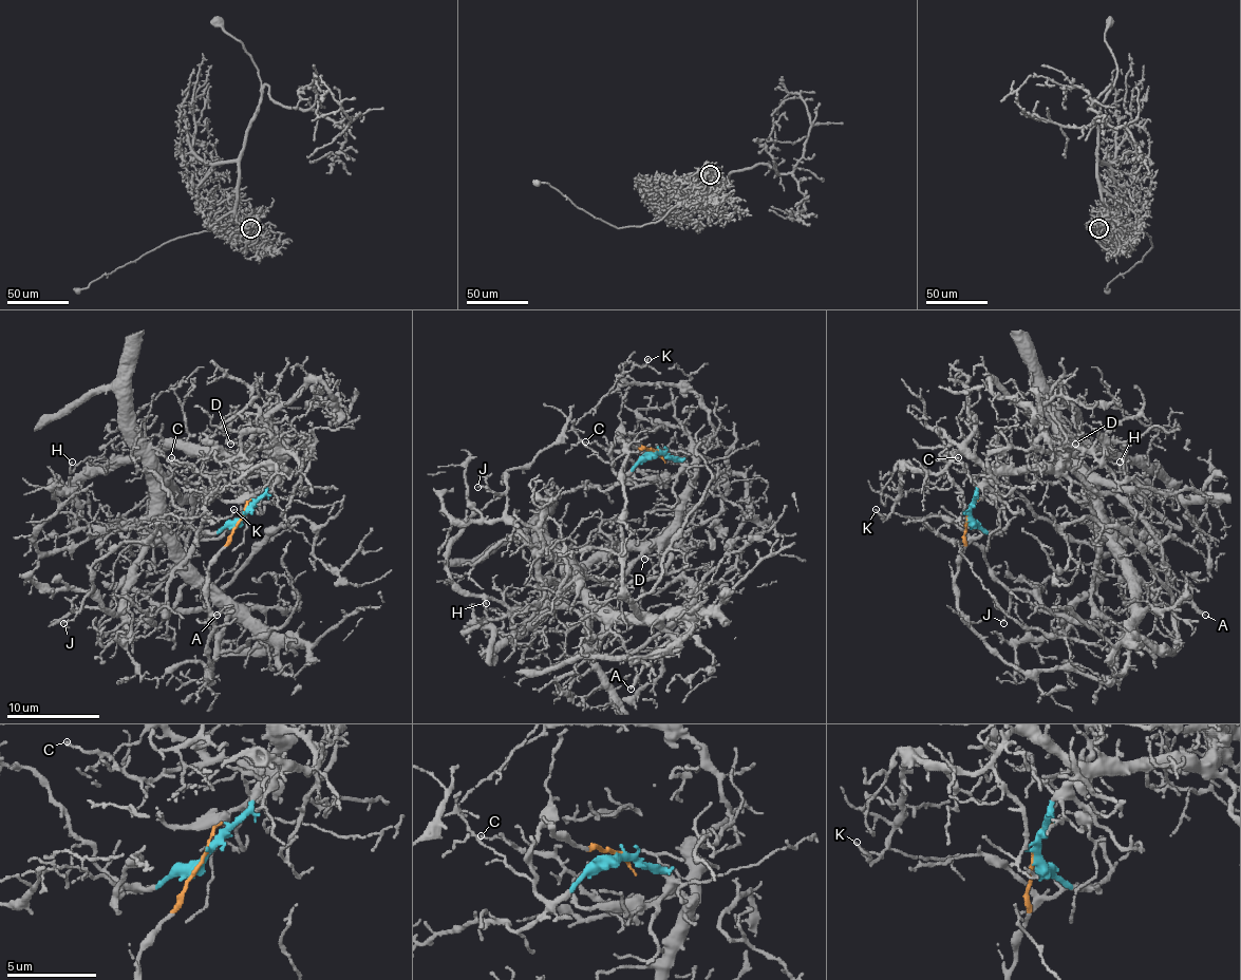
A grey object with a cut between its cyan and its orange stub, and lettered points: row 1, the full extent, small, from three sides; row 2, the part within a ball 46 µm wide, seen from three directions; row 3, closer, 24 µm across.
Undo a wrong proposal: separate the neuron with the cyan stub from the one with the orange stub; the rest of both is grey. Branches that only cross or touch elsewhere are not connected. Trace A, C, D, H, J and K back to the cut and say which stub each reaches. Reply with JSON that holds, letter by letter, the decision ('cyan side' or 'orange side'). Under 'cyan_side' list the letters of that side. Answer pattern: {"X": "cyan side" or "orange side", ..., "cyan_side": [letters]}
{"A": "orange side", "C": "cyan side", "D": "cyan side", "H": "cyan side", "J": "orange side", "K": "cyan side", "cyan_side": ["C", "D", "H", "K"]}

